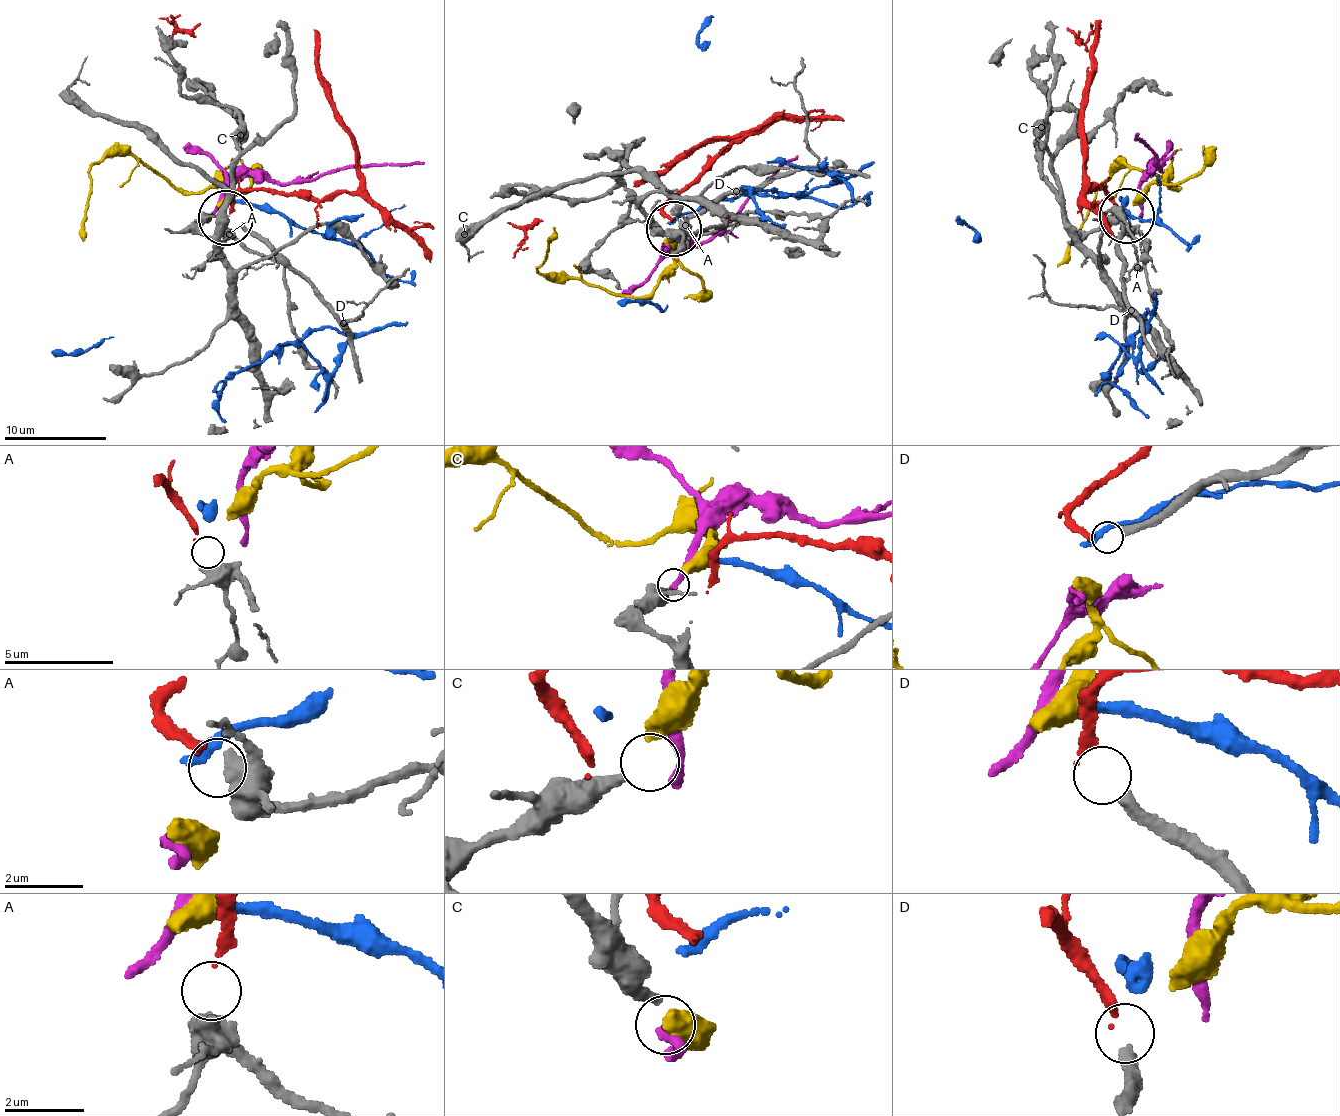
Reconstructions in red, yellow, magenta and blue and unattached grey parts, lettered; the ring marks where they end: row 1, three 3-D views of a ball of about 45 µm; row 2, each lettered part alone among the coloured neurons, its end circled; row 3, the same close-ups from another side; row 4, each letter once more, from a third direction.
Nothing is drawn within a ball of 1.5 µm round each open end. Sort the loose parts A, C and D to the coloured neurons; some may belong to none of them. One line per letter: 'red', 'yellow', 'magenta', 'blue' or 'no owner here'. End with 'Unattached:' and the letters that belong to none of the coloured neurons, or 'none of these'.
A: red
C: yellow
D: no owner here
Unattached: D

